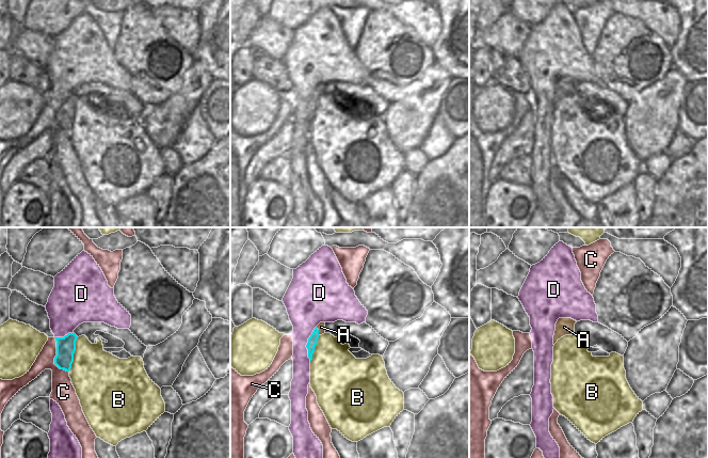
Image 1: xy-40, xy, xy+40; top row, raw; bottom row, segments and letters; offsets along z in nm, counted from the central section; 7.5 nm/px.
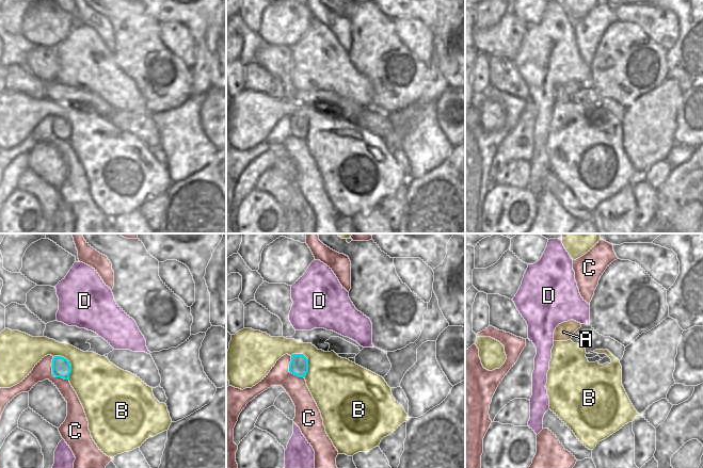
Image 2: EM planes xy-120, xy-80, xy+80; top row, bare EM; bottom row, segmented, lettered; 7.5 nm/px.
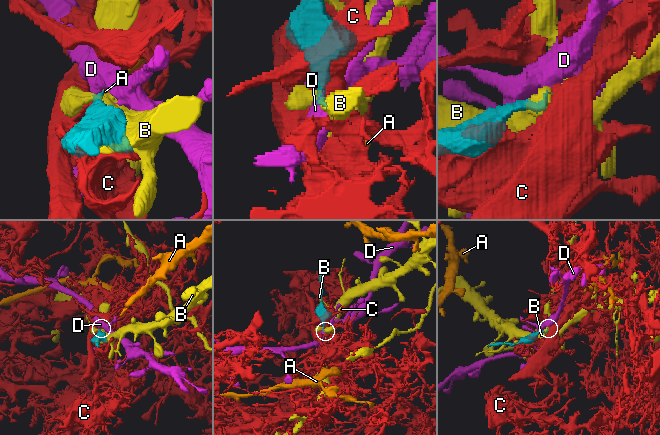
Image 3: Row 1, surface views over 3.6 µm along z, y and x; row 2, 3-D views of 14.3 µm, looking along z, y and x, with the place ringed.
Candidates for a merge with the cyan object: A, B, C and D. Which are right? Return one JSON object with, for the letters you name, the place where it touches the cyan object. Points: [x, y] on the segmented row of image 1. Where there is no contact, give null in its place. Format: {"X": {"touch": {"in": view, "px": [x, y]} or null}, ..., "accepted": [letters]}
{"A": {"touch": {"in": "xy", "px": [318, 331]}}, "accepted": ["A"]}

